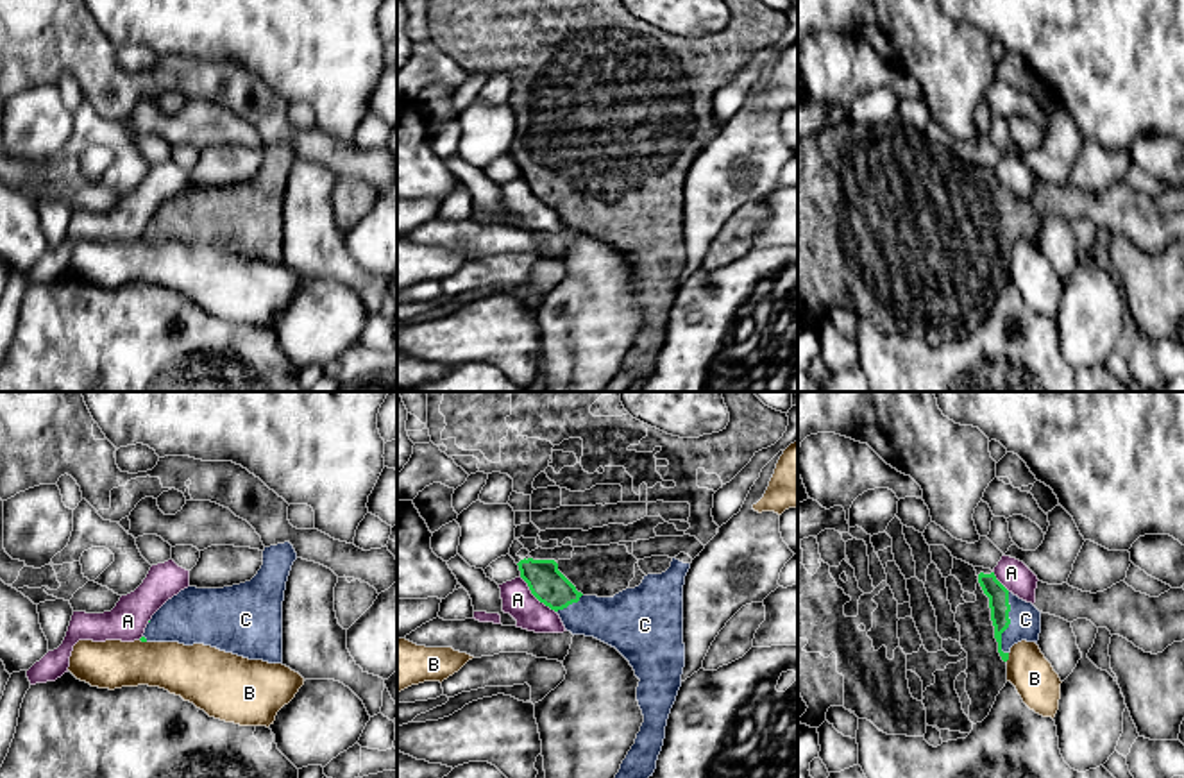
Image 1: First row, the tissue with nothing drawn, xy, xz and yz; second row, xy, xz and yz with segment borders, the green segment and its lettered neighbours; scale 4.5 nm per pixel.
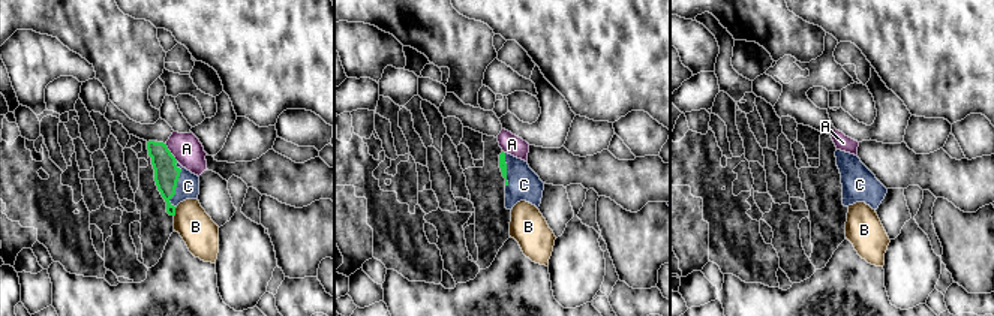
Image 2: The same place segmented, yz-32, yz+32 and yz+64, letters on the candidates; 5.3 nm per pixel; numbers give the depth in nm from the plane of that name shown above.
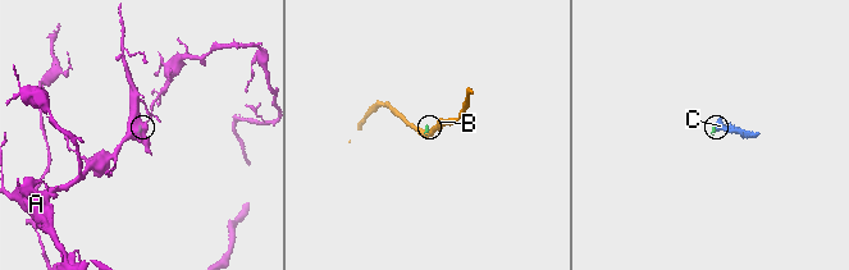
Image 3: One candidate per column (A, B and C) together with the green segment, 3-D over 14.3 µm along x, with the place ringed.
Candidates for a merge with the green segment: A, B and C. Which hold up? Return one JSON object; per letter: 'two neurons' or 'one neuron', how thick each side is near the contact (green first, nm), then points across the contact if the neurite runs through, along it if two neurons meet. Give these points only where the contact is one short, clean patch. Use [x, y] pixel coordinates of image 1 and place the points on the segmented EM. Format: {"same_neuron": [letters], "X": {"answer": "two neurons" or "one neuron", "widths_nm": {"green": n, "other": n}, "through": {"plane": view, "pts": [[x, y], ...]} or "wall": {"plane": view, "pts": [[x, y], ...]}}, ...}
{"same_neuron": ["C"], "A": {"answer": "two neurons", "widths_nm": {"green": 160, "other": 140}, "wall": {"plane": "xz", "pts": [[519, 576], [555, 612]]}}, "B": {"answer": "two neurons", "widths_nm": {"green": 90, "other": 190}, "wall": {"plane": "yz", "pts": [[1009, 653], [1006, 660]]}}, "C": {"answer": "one neuron", "widths_nm": {"green": 100, "other": 140}}}

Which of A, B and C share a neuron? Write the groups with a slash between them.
A / B / C

